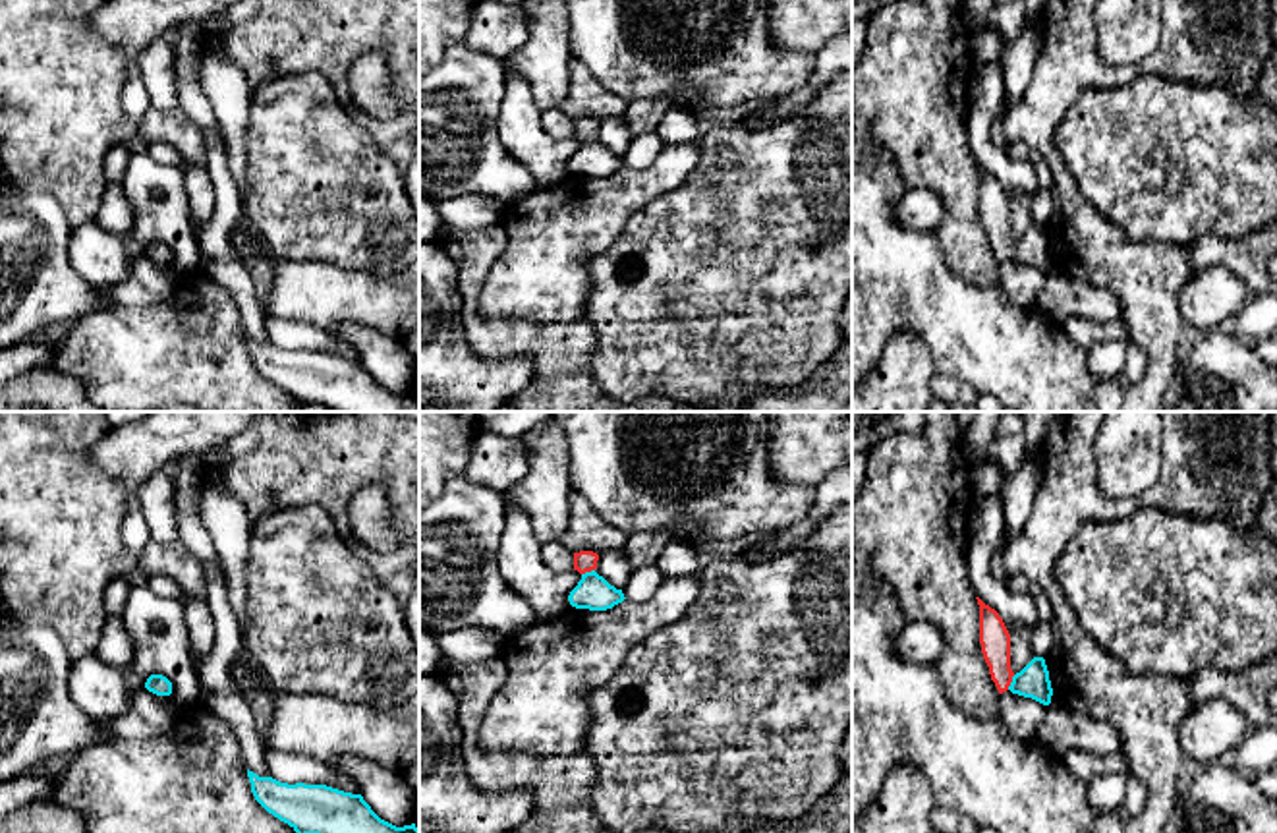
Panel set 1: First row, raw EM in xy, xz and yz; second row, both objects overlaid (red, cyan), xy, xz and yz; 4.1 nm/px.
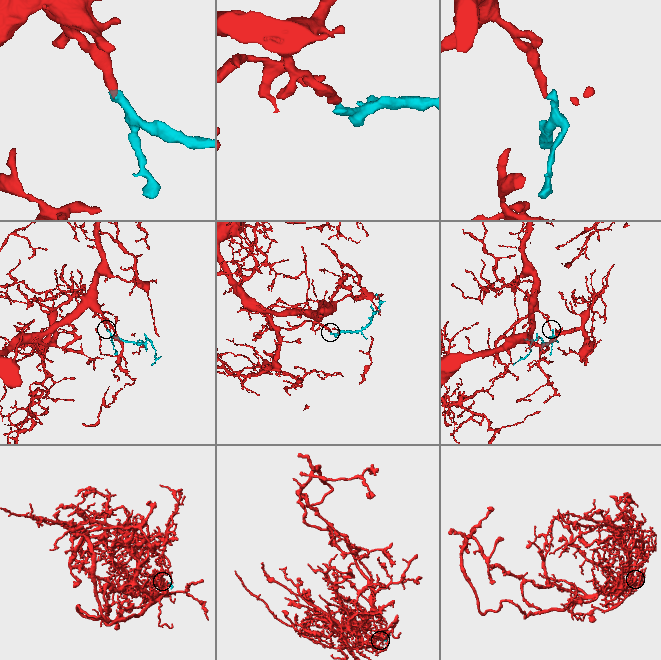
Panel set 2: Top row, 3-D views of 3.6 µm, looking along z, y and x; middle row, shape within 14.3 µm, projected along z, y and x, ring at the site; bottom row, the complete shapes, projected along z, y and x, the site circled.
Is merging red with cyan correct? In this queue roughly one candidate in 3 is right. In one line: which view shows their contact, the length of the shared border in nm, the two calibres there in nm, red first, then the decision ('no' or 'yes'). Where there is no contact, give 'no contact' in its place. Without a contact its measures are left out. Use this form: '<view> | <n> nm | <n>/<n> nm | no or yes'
yz | 70 nm | 130/140 nm | yes

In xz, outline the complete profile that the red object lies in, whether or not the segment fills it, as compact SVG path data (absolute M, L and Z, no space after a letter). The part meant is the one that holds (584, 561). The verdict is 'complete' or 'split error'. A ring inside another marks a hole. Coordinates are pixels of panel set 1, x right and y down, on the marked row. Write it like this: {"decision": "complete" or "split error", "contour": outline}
{"decision": "split error", "contour": "M593 551L574 553L574 570L582 574L582 580L570 591L568 601L576 609L607 611L626 599L622 589L595 572L597 560L599 555Z"}

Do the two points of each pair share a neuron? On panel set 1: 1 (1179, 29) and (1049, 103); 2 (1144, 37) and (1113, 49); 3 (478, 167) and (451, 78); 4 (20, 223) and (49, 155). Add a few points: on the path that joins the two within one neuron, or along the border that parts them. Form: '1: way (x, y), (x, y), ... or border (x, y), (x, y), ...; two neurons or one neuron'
1: way (1154, 64), (1129, 74), (1084, 74); one neuron
2: way (1136, 37), (1121, 41); one neuron
3: way (456, 145), (451, 140), (451, 99); one neuron
4: border (20, 186), (26, 190), (45, 190), (64, 215); two neurons

